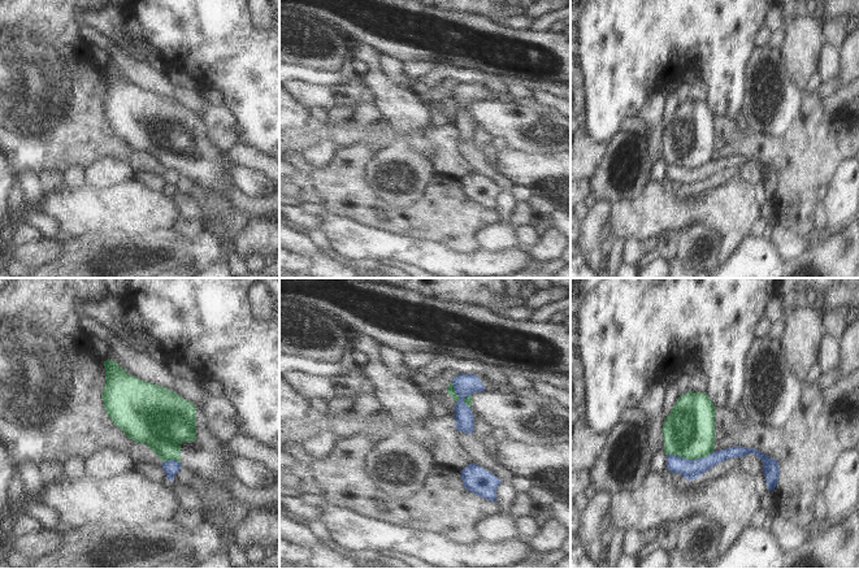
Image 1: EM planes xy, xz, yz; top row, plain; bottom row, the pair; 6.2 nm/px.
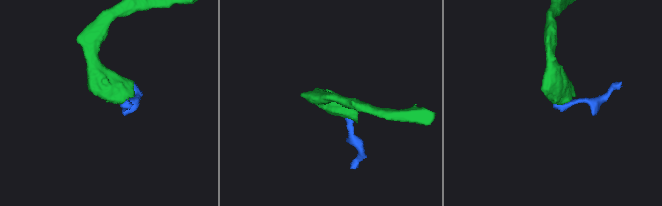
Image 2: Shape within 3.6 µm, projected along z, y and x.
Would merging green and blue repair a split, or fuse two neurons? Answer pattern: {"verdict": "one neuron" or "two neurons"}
{"verdict": "two neurons"}

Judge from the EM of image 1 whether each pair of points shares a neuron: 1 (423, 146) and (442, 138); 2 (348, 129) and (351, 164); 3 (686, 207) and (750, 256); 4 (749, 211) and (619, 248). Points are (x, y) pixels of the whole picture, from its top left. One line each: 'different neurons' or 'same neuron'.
1: different neurons
2: different neurons
3: different neurons
4: different neurons

